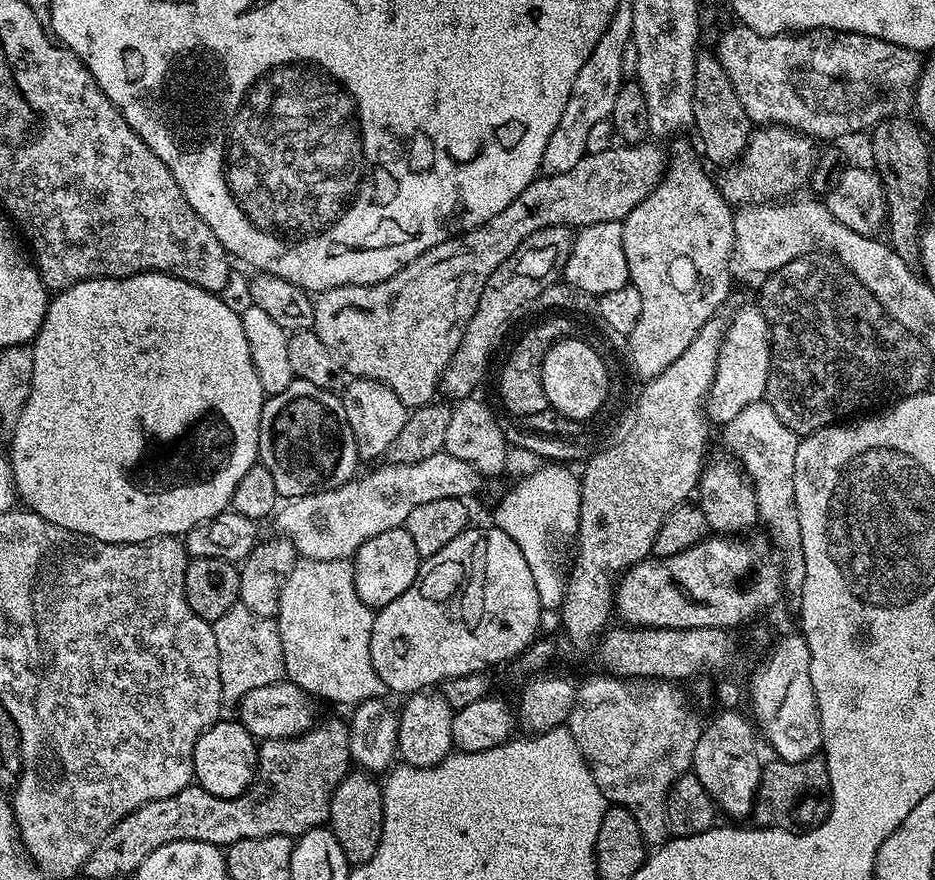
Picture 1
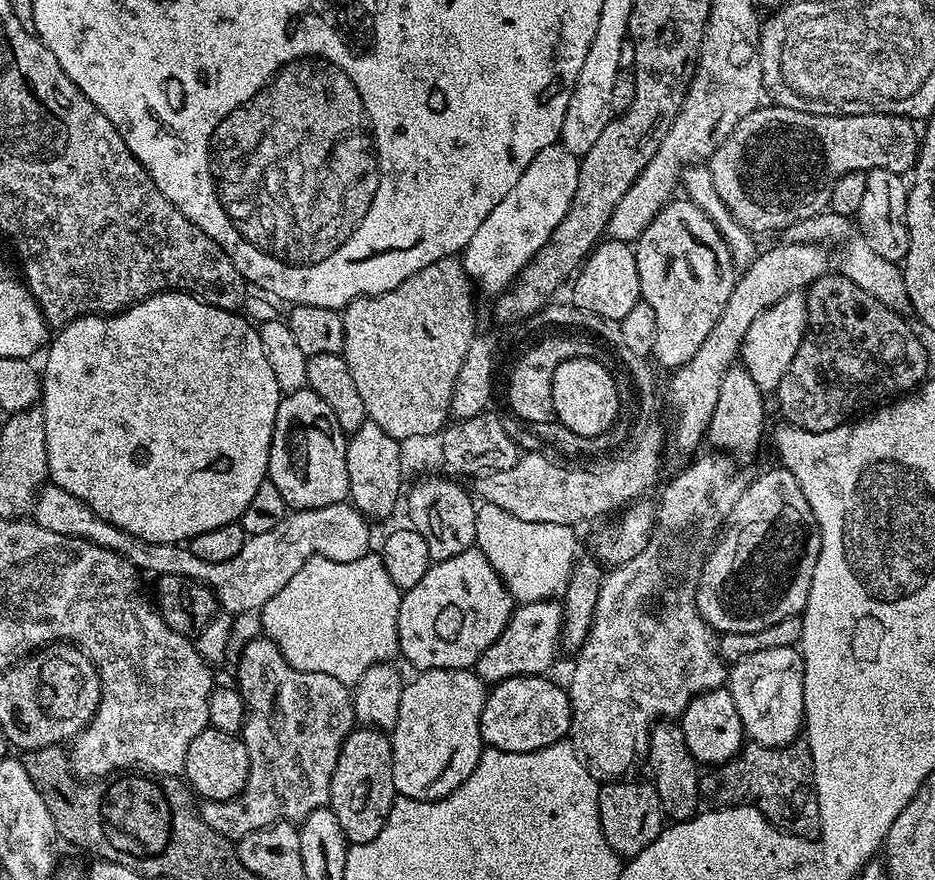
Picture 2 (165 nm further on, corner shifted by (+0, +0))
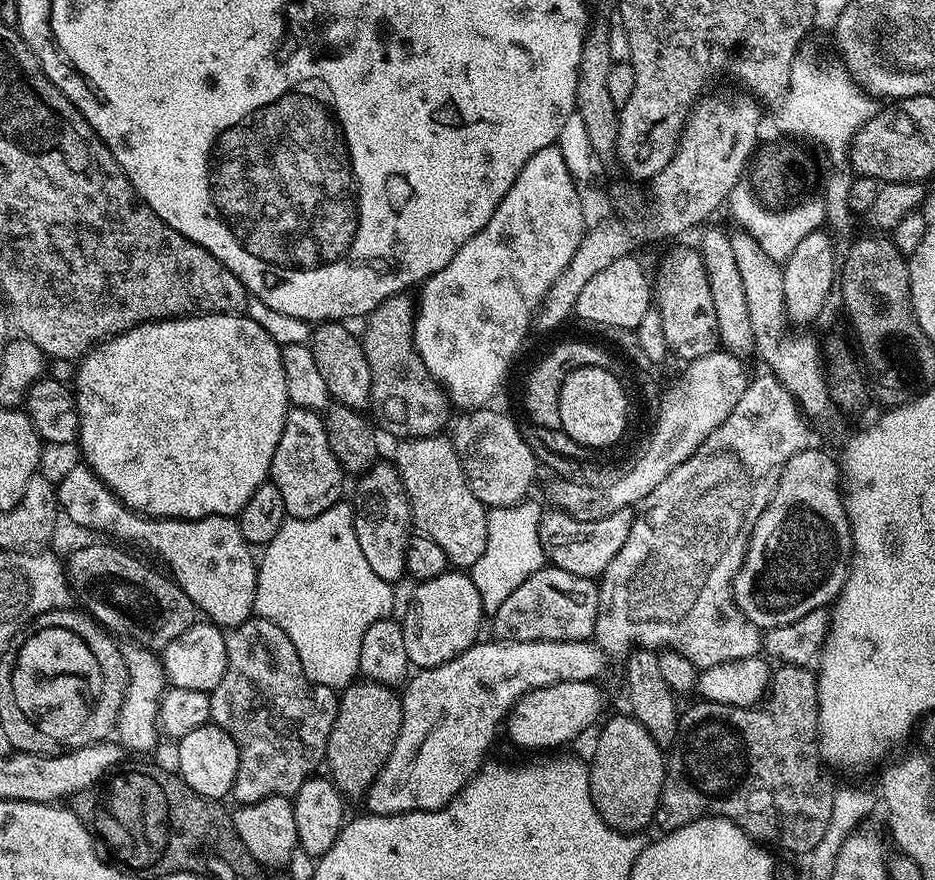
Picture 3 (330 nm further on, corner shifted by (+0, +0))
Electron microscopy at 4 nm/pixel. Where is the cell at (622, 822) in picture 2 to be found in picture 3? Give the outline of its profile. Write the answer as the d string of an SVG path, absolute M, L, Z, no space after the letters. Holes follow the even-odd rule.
M633 715L607 720L603 721L604 729L596 740L596 749L588 764L590 798L594 798L598 814L602 814L611 828L640 834L647 824L651 825L656 819L656 807L664 785L666 752Z

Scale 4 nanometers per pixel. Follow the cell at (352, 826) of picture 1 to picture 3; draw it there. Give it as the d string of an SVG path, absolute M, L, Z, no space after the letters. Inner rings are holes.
M357 679L339 693L340 705L334 718L334 726L330 730L330 738L326 742L326 772L337 790L345 797L363 797L374 778L380 774L386 758L394 750L394 742L402 726L404 706L401 697L396 697L397 689L387 684L379 684L373 680Z

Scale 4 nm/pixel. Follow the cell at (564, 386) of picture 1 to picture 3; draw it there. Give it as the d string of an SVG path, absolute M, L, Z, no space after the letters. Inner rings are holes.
M577 366L566 382L562 382L558 410L560 431L589 450L611 449L625 439L624 431L628 428L630 416L627 392L618 378L604 369Z

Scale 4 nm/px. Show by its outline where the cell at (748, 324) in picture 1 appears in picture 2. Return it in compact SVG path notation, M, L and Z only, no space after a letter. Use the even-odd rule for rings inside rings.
M799 291L786 294L786 298L774 302L774 306L762 310L762 314L750 322L750 330L746 330L746 338L740 345L739 359L761 392L775 393L778 382L782 382L782 374L786 374L790 362L794 362L794 354L802 342L804 327L807 325L806 302Z

